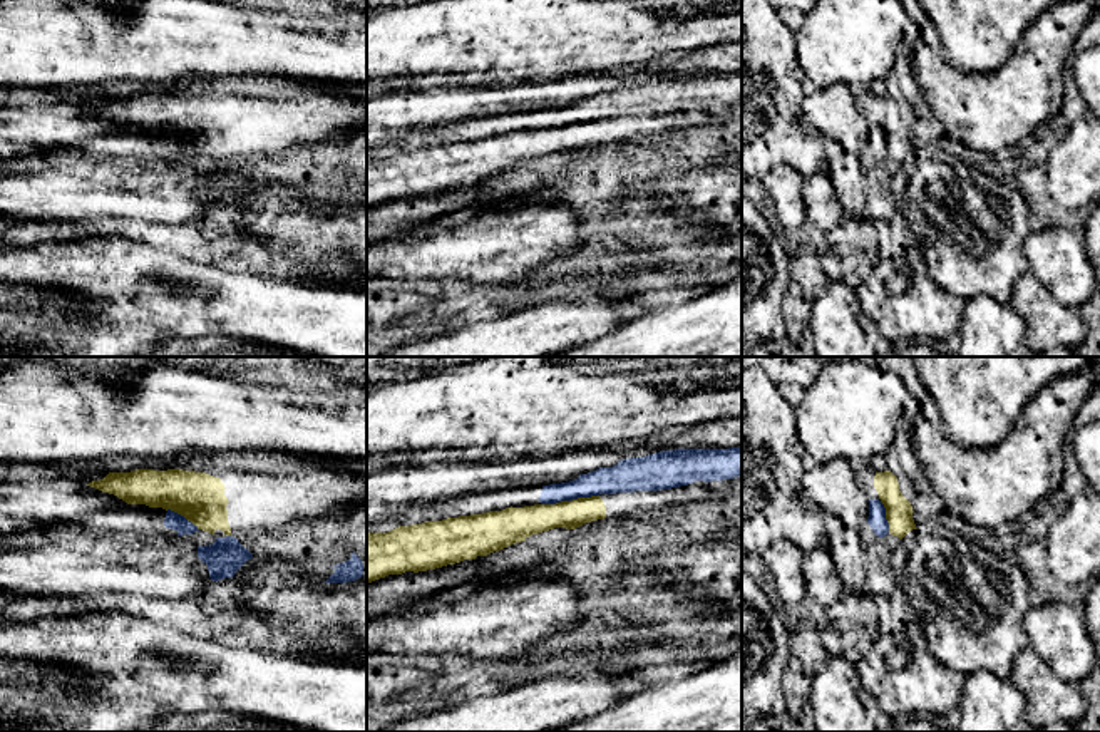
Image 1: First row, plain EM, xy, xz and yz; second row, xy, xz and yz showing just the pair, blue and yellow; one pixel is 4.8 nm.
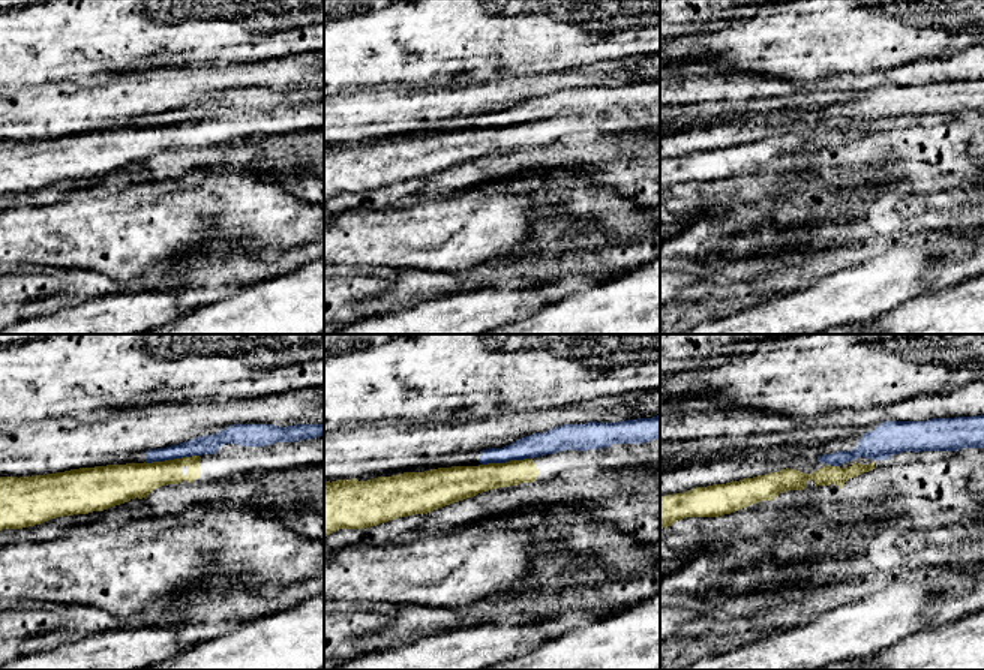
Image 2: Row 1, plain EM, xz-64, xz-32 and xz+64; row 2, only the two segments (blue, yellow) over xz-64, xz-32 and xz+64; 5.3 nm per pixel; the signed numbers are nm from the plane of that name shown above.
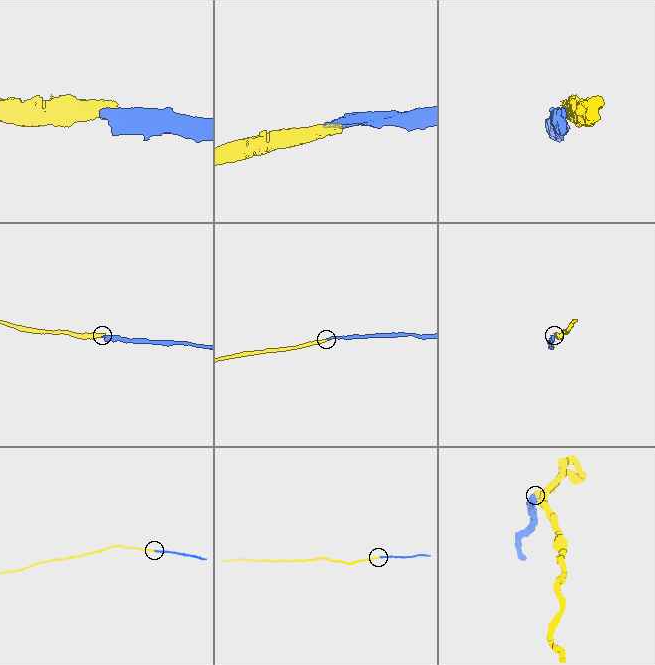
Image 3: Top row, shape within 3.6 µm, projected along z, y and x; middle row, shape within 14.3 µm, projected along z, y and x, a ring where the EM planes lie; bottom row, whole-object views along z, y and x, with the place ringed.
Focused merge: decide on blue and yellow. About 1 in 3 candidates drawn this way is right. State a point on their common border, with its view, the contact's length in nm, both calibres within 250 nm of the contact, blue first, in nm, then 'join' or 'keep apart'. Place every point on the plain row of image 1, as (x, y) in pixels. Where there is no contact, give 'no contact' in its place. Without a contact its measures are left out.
contact xz (570, 124); length 280 nm; calibres 130 and 140 nm; keep apart

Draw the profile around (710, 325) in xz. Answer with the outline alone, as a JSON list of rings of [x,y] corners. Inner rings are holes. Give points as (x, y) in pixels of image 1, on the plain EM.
[[[742,276],[549,357],[742,357]]]

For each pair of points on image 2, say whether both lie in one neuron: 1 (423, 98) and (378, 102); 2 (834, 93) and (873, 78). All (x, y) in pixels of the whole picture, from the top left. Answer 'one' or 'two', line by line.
1: one
2: one

